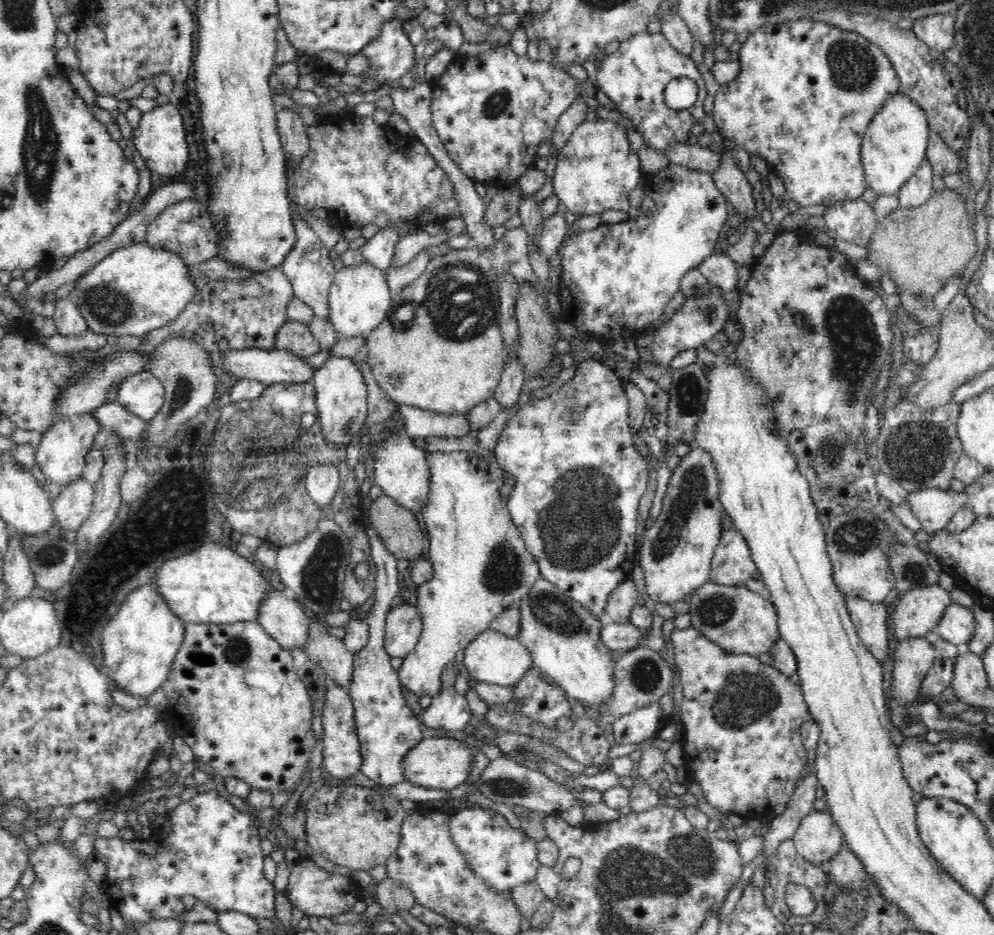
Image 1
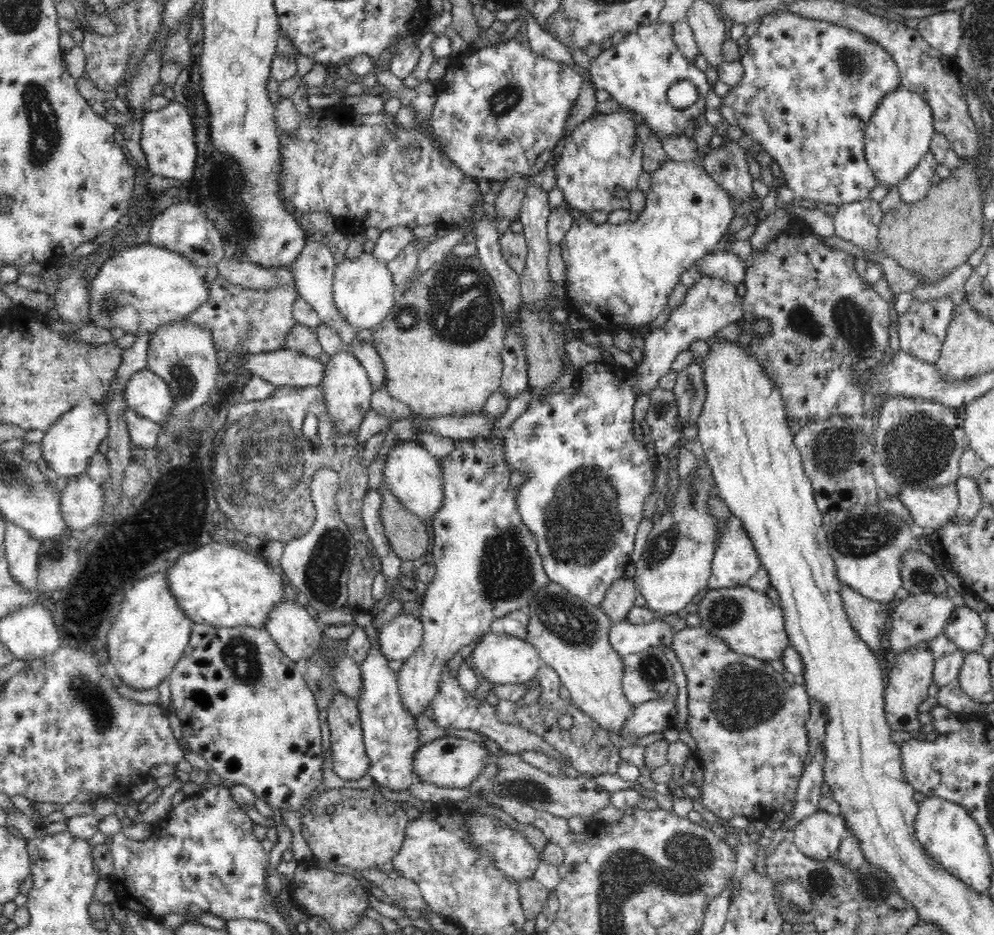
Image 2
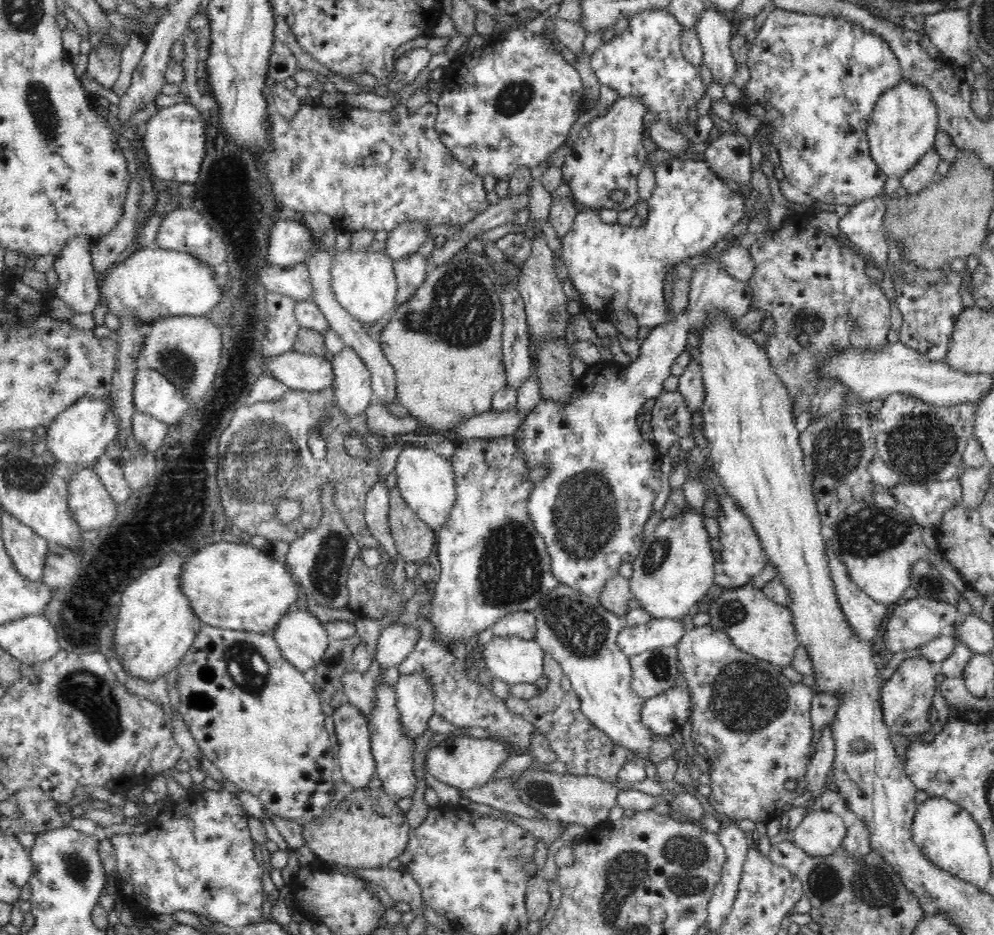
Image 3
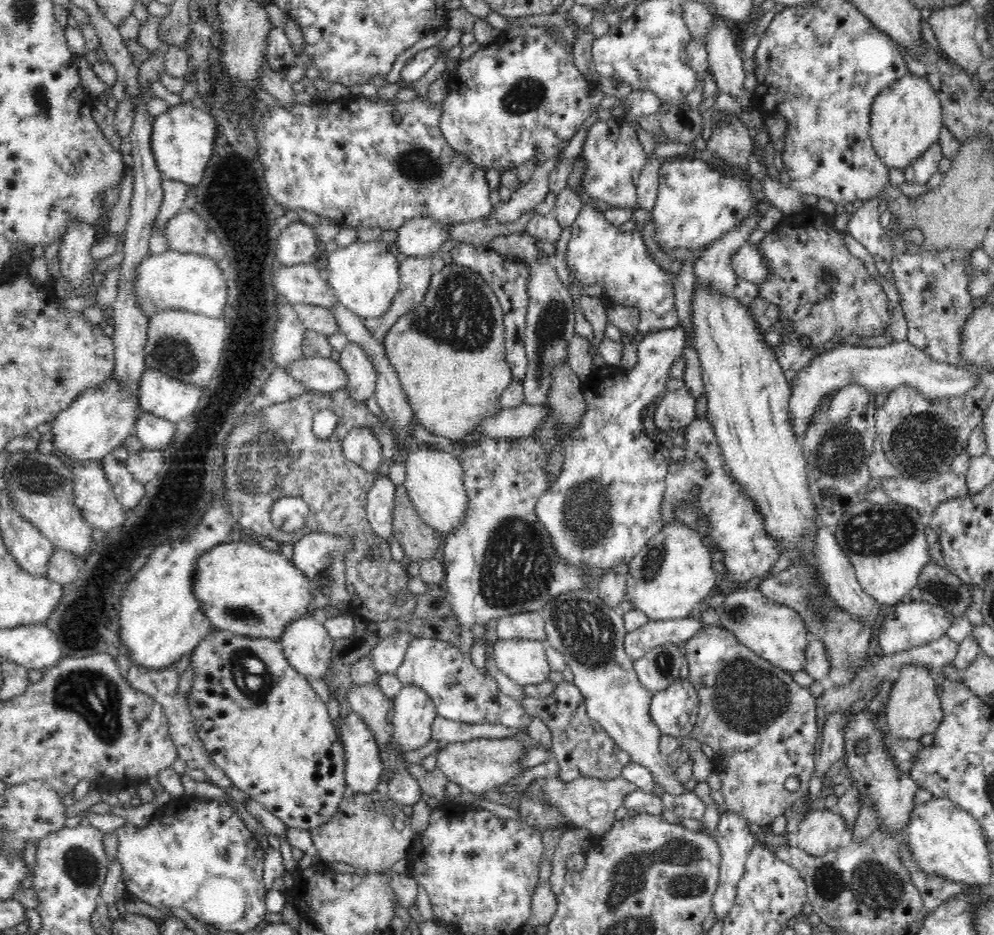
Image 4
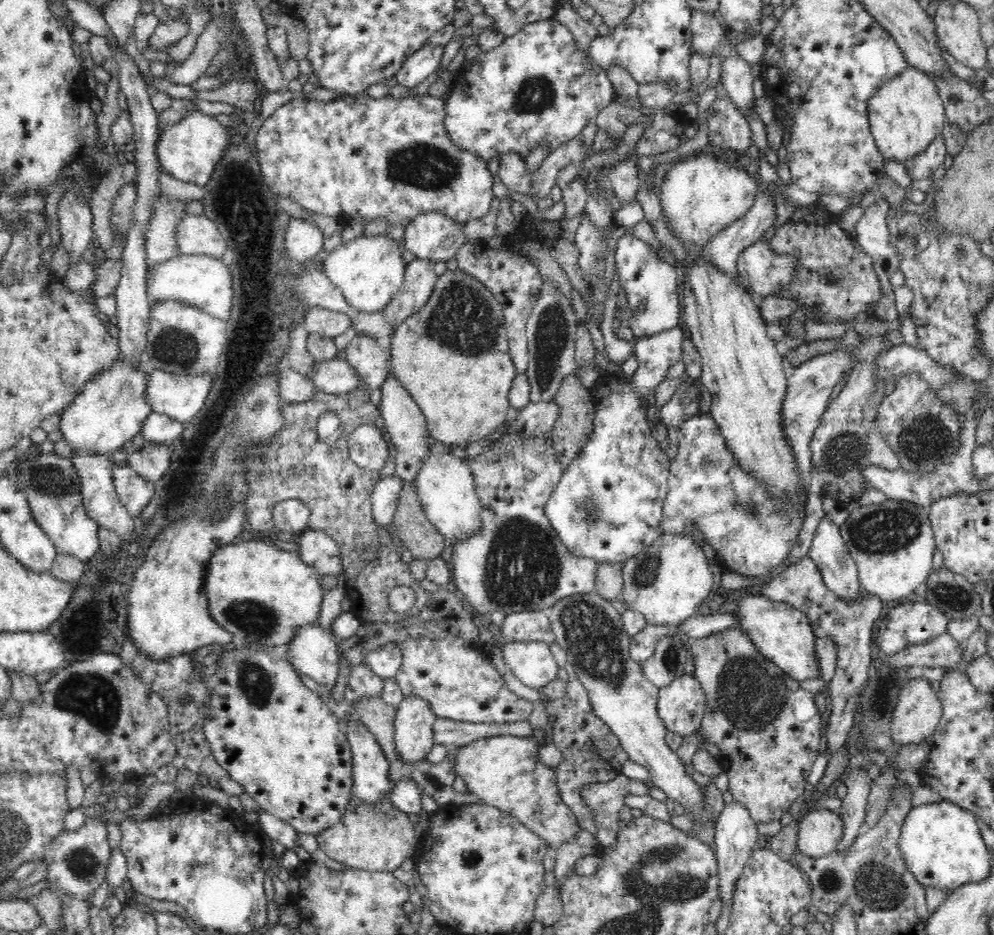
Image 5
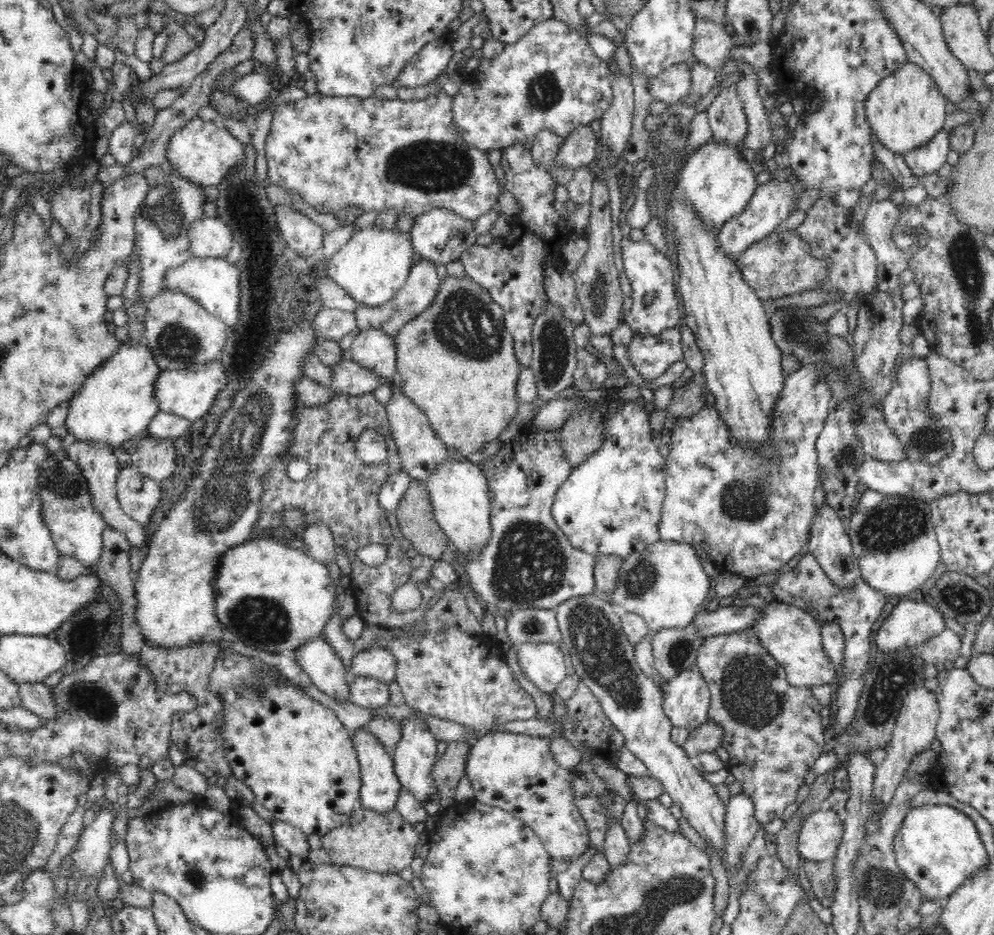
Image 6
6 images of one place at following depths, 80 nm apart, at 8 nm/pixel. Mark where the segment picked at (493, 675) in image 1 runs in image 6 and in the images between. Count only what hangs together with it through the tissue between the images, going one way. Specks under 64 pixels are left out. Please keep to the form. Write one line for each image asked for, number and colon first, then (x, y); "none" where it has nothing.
2: (501, 659)
3: (514, 660)
4: (524, 661)
5: (533, 663)
6: (543, 663)

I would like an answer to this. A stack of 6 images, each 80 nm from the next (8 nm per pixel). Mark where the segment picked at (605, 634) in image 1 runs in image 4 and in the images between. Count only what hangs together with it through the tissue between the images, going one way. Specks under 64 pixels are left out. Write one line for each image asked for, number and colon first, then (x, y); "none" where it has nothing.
2: (626, 638)
3: (657, 633)
4: (654, 633)

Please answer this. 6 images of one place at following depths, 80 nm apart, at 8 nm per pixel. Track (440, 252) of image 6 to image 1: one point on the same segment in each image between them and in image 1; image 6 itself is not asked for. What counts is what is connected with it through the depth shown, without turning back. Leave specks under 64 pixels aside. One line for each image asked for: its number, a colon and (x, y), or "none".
1: (379, 250)
2: (386, 248)
3: (405, 239)
4: (422, 236)
5: (433, 236)

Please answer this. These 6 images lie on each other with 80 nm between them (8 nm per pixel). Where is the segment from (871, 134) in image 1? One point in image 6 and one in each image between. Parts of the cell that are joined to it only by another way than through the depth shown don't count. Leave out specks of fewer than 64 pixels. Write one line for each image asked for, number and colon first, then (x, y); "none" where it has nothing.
2: (898, 136)
3: (904, 122)
4: (906, 117)
5: (906, 114)
6: (906, 110)

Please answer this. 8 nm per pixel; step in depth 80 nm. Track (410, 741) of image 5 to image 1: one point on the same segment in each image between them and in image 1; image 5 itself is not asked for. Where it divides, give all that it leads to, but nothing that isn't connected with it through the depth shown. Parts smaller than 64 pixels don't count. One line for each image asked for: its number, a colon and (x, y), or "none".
1: (481, 566)
2: (487, 564)
3: (414, 696)
4: (412, 713)

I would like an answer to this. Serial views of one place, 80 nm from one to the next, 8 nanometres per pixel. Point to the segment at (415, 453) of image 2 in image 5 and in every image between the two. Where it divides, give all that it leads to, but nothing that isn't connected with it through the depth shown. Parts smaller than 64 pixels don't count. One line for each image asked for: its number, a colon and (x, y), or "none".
3: (426, 480)
4: (434, 483)
5: (445, 486)

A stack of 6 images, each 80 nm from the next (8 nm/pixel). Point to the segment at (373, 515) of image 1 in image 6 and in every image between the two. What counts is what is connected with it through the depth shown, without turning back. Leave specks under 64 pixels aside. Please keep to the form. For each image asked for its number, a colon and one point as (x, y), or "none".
2: (408, 536)
3: (414, 539)
4: (419, 541)
5: (421, 538)
6: (414, 514)

